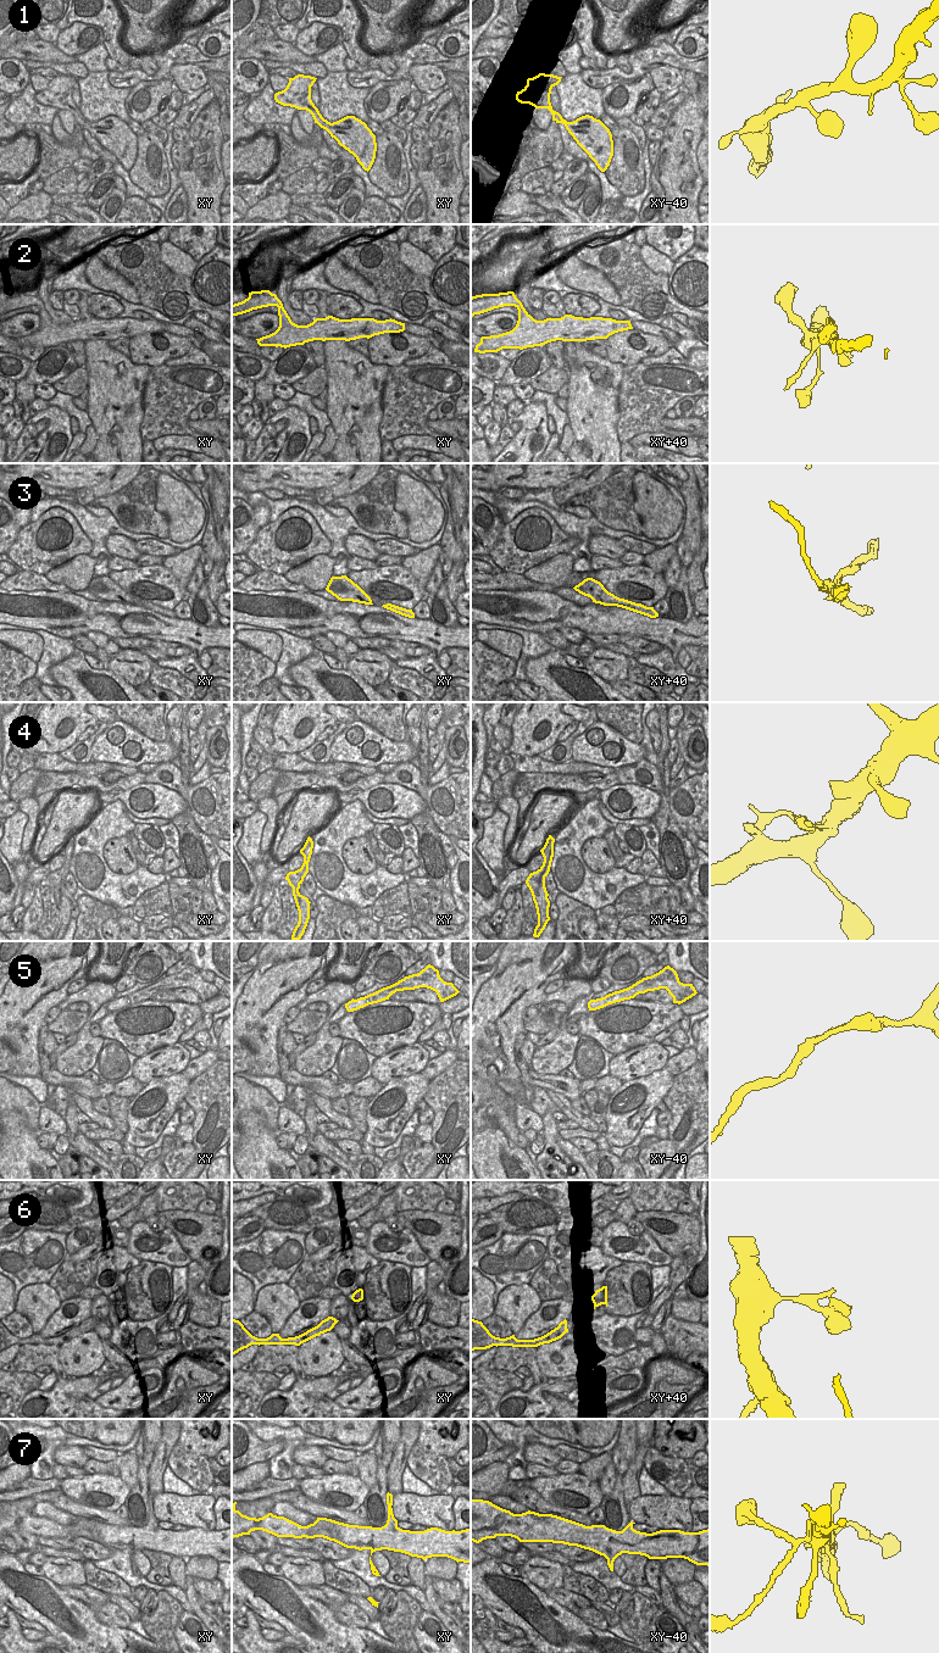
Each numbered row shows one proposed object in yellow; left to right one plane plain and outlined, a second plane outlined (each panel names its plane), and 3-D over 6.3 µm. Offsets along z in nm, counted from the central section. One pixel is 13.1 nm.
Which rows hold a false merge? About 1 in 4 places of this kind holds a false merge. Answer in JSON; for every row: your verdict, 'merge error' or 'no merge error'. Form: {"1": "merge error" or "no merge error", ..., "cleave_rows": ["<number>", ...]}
{"1": "no merge error", "2": "no merge error", "3": "merge error", "4": "merge error", "5": "no merge error", "6": "no merge error", "7": "merge error", "cleave_rows": ["3", "4", "7"]}

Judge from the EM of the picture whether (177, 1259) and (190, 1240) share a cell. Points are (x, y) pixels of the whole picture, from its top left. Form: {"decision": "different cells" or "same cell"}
{"decision": "different cells"}

